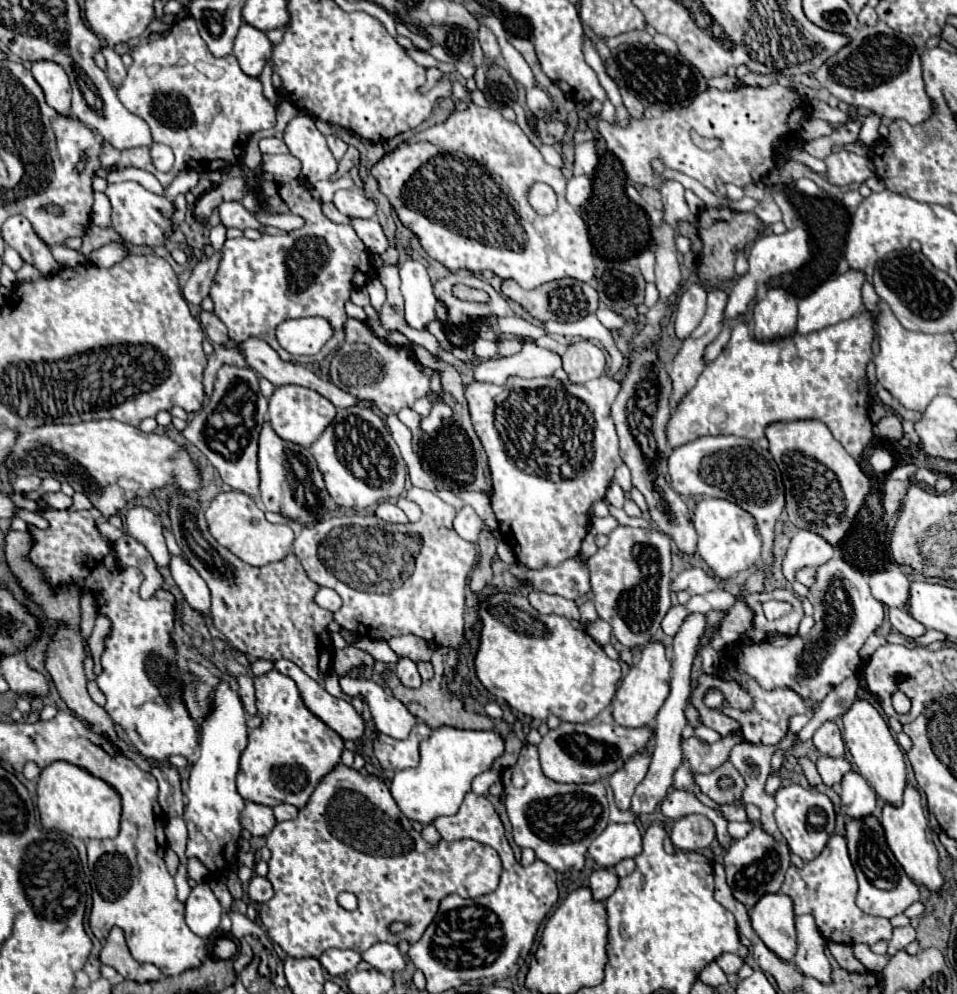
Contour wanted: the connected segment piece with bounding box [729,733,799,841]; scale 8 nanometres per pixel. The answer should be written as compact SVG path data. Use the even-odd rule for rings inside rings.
M787 733L787 735L779 741L779 745L773 745L773 747L755 745L755 743L749 743L749 741L741 741L741 743L737 743L737 745L731 749L731 757L729 757L731 763L739 769L739 773L743 775L743 779L745 779L745 783L747 783L747 789L745 789L745 793L743 793L743 803L753 803L753 805L757 805L757 807L761 809L761 825L763 825L763 831L765 831L765 833L771 833L771 837L775 837L777 841L781 841L783 835L779 833L779 829L777 829L777 825L775 825L775 817L773 817L775 801L773 801L773 795L765 793L765 781L767 781L767 777L769 777L769 773L771 773L771 757L773 757L773 753L775 753L777 749L783 749L783 751L789 749L789 751L791 751L797 741L799 741L799 735L797 735L797 733Z

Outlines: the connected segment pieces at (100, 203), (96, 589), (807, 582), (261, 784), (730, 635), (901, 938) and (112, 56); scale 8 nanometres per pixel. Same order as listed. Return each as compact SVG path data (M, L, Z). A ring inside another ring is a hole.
M95 193L95 201L91 207L91 223L99 227L111 225L111 203L107 201L105 193Z
M97 509L45 511L43 517L49 521L49 529L41 531L33 525L29 527L35 539L31 561L43 569L51 585L75 581L81 589L97 595L101 605L99 611L109 615L113 623L111 637L107 637L107 647L101 657L103 673L97 677L97 685L107 697L105 711L125 729L131 745L145 759L163 765L171 755L191 755L199 745L195 723L181 699L183 677L175 663L177 657L171 645L175 599L163 589L147 601L139 597L137 591L143 581L143 573L135 567L127 567L125 571L115 567L113 547L95 527L95 519L99 515L101 513Z
M803 567L799 573L795 573L795 581L803 583L805 587L811 587L815 583L815 569L813 567Z
M271 669L269 673L255 677L255 689L257 689L257 715L263 717L263 723L249 733L249 745L241 755L237 791L245 801L253 801L259 805L275 807L279 803L291 803L297 809L301 809L315 791L315 787L319 785L321 777L327 775L341 761L341 753L345 751L343 739L305 707L305 703L299 697L297 685L277 669Z
M737 601L727 611L727 617L723 619L715 639L711 641L711 647L715 651L719 651L725 645L733 645L733 643L741 641L745 637L747 629L751 629L751 621L753 621L753 611L743 601Z
M911 925L895 927L893 929L893 935L889 939L889 955L895 955L897 951L905 949L911 941L915 941L915 929Z
M105 47L103 49L103 55L107 59L107 77L109 81L113 83L113 87L119 87L123 83L123 79L127 77L127 69L121 61L121 57L111 49L111 47Z

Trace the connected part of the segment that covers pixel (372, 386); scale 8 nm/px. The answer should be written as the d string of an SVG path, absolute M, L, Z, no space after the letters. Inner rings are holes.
M349 319L345 323L345 343L335 353L329 375L339 389L359 399L373 401L381 413L393 415L403 407L413 407L413 403L429 391L431 369L421 371L415 361L417 359L411 351L403 351L403 347L391 347L379 341L363 321Z

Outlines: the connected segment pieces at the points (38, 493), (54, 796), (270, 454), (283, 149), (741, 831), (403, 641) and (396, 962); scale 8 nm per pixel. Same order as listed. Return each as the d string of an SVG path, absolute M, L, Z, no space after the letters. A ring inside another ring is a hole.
M47 477L43 480L42 485L35 491L29 491L29 493L23 493L27 499L39 499L48 492L58 492L61 490L61 484L54 477Z
M55 761L41 771L37 781L37 809L45 829L63 831L75 839L111 839L119 833L121 799L115 789L65 761Z
M269 423L263 425L259 437L259 481L261 481L261 501L265 511L281 513L283 517L307 527L315 525L315 521L323 521L333 513L331 495L323 485L323 475L315 465L309 449L301 445L283 441ZM289 449L289 457L287 457Z
M269 137L269 139L261 139L259 141L259 149L261 153L289 153L287 145L283 139L275 139L275 137Z
M732 821L728 823L728 833L733 839L744 838L751 831L751 828L752 824L750 822Z
M403 635L403 637L395 637L391 639L391 649L401 655L401 657L409 657L413 661L429 661L431 659L431 645L427 641L423 641L421 637L415 635Z
M375 943L367 951L363 951L361 957L363 957L363 961L371 963L381 973L385 973L385 971L395 973L395 971L405 969L405 957L399 953L397 945L391 945L391 943Z

